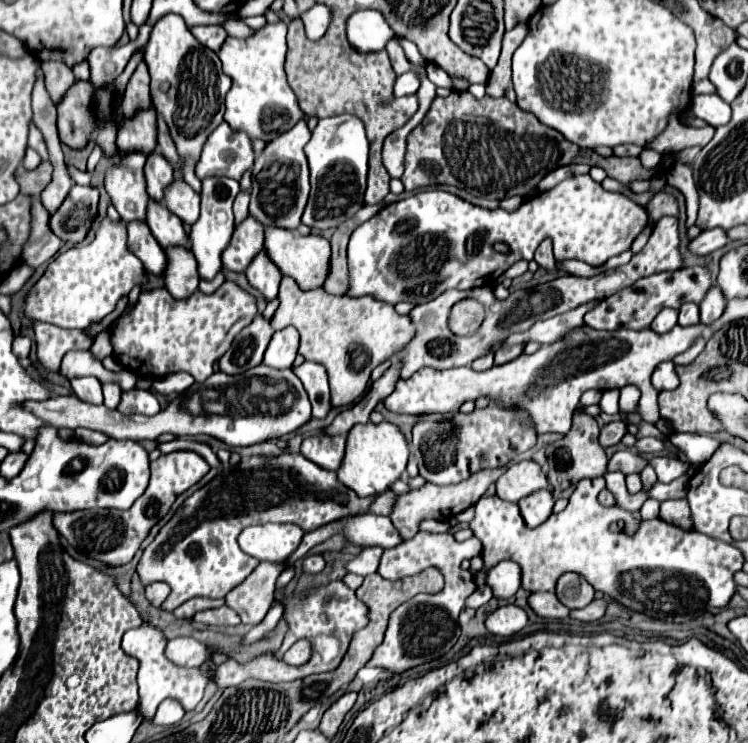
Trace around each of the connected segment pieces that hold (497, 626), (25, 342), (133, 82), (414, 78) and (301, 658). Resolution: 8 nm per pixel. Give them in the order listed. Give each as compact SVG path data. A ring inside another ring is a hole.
M514 604L502 606L486 618L486 628L496 636L512 636L520 632L526 624L528 624L526 612Z
M16 336L14 344L12 344L12 350L18 358L28 358L30 352L32 352L32 340L28 336Z
M144 62L138 64L136 72L132 74L122 100L122 113L126 117L133 117L142 112L142 108L150 106L150 76Z
M404 72L398 76L394 84L394 94L408 96L408 94L416 94L418 88L420 88L420 76L416 72Z
M298 640L286 654L284 654L284 662L290 666L302 666L310 660L312 656L312 644L308 640Z

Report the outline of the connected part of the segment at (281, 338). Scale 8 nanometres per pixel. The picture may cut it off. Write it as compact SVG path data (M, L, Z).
M288 326L284 330L274 332L264 354L264 364L272 368L292 368L296 352L298 352L298 332L292 326Z

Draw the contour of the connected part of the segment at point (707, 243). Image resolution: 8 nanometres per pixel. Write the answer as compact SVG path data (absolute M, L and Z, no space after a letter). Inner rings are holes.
M724 228L704 230L698 238L694 238L694 240L690 242L690 250L692 250L694 254L704 256L704 254L710 254L710 252L714 252L714 250L718 250L718 248L724 248L726 244L732 242L730 238L726 238L726 232L728 232L728 230L724 230Z

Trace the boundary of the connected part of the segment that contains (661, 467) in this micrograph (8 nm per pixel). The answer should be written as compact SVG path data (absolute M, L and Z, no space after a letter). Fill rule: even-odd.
M658 456L658 458L652 458L650 464L654 466L660 482L672 482L672 480L688 474L688 470L690 470L690 464L682 462L676 456Z

